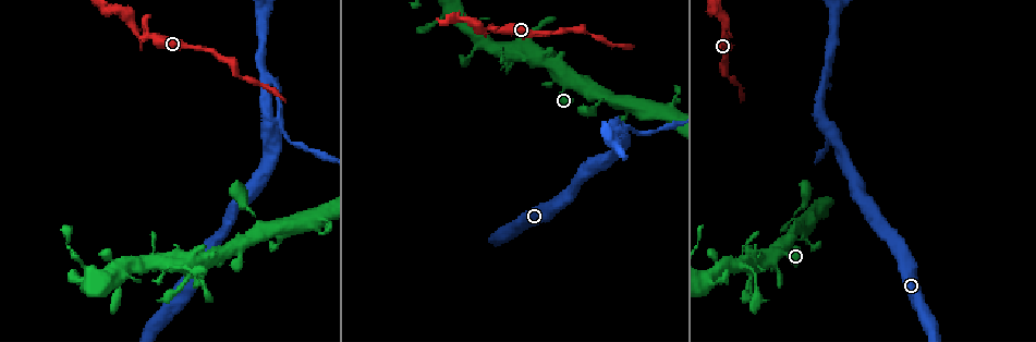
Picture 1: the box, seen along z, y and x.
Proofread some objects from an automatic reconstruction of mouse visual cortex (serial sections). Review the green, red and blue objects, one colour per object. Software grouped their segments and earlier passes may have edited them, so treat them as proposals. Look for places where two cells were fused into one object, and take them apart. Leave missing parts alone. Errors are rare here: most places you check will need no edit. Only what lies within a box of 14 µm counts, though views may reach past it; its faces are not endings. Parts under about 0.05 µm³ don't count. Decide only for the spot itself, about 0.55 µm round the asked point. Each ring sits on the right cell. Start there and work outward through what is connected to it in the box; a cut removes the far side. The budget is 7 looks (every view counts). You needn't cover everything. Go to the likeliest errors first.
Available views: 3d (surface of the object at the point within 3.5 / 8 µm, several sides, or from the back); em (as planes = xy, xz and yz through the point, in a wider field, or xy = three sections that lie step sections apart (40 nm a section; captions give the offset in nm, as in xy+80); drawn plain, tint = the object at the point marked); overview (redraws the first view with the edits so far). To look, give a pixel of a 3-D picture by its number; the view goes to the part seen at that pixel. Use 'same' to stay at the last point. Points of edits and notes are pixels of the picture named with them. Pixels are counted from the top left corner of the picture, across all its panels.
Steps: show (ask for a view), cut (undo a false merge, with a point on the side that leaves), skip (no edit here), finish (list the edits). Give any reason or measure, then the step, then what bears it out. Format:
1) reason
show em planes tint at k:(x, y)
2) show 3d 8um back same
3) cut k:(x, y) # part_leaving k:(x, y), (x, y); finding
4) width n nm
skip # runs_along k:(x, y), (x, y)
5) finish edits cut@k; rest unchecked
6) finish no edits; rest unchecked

abrupt turn
show 3d 3.5um at 1:(824, 89)

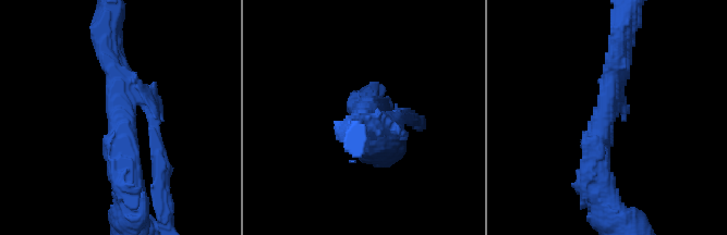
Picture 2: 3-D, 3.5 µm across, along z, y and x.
skip # runs_along 2:(126, 184), (123, 111), (107, 44); one cell here

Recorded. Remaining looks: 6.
narrows sharply
show 3d 3.5um at 1:(724, 33)

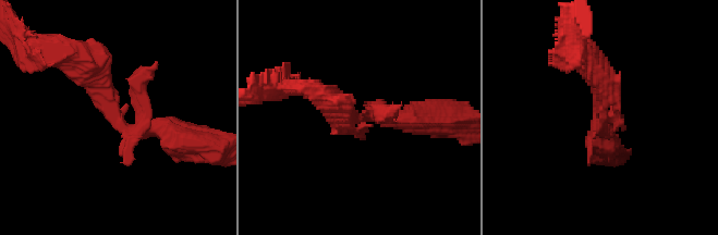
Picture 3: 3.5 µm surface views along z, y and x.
shape alone is not enough
show em xy step 1 tint at 3:(360, 117)

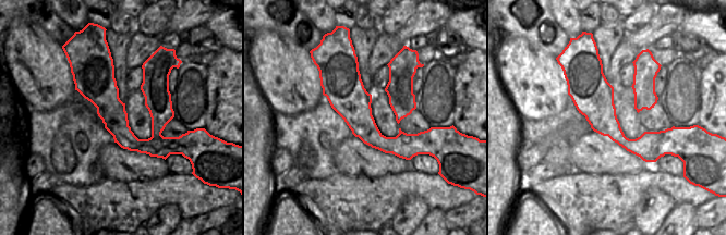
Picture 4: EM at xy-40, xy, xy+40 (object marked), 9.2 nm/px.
cut it another way
show em planes tint same

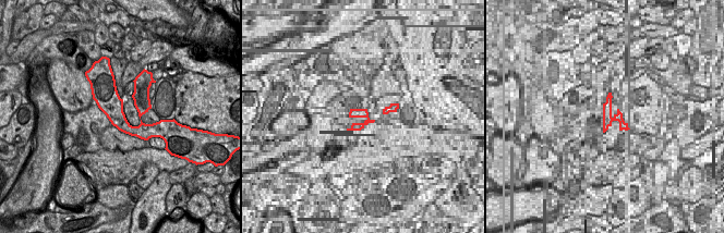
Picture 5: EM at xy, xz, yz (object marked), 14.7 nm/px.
skip # runs_along 3:(187, 145), (128, 127), (84, 61); all the same cell

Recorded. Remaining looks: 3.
small branch off a trunk
show 3d 3.5um at 1:(613, 97)

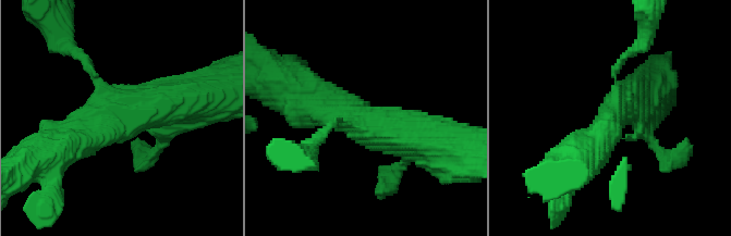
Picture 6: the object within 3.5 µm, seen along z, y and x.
arms 3; arm_widths 150, 500, 600 nm; now the EM
show em xy step 1 tint at 6:(616, 112)

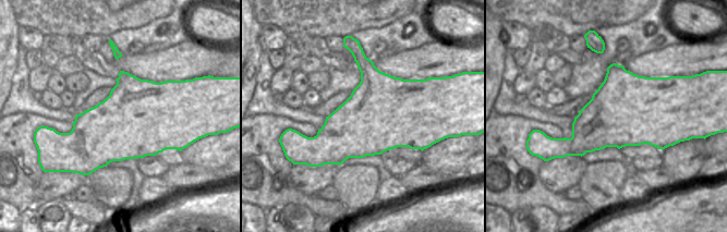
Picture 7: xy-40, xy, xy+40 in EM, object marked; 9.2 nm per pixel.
skip # continuous, no second cell

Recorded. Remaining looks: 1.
finish no edits; rest unchecked

